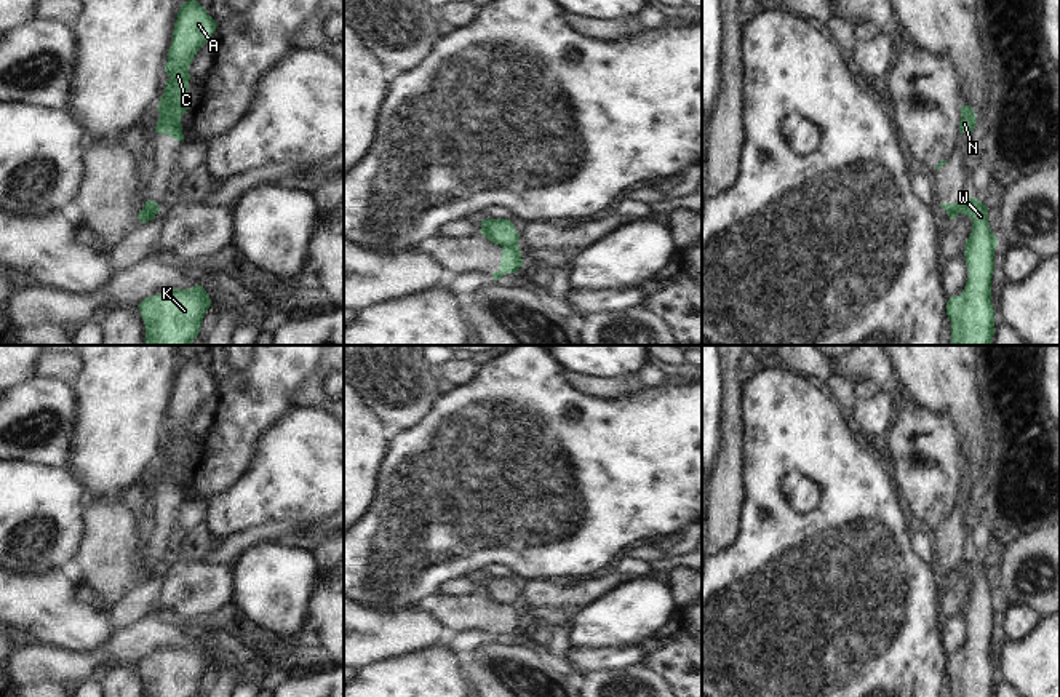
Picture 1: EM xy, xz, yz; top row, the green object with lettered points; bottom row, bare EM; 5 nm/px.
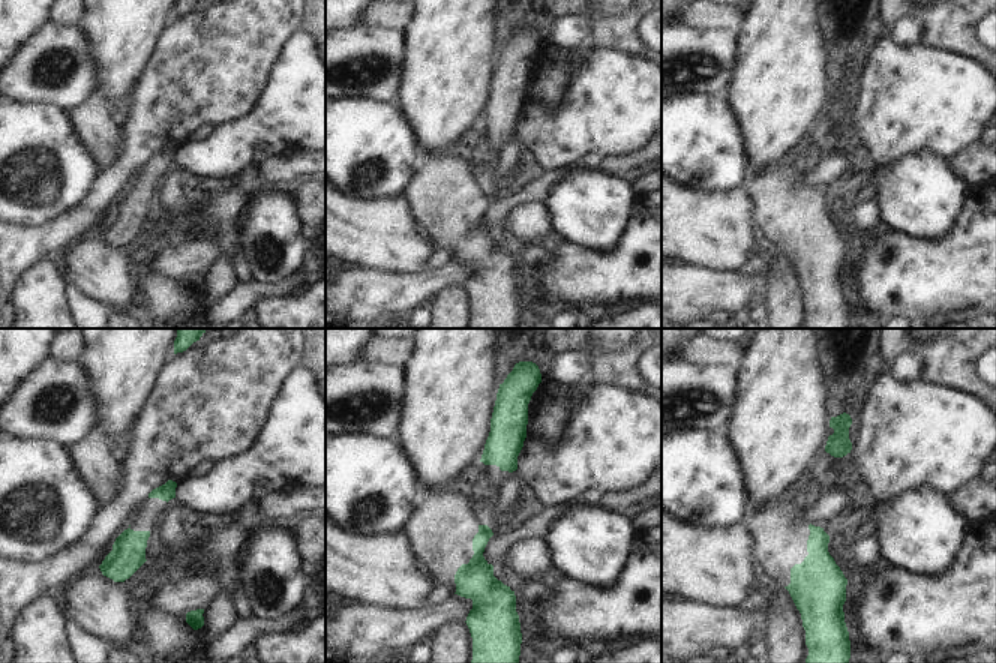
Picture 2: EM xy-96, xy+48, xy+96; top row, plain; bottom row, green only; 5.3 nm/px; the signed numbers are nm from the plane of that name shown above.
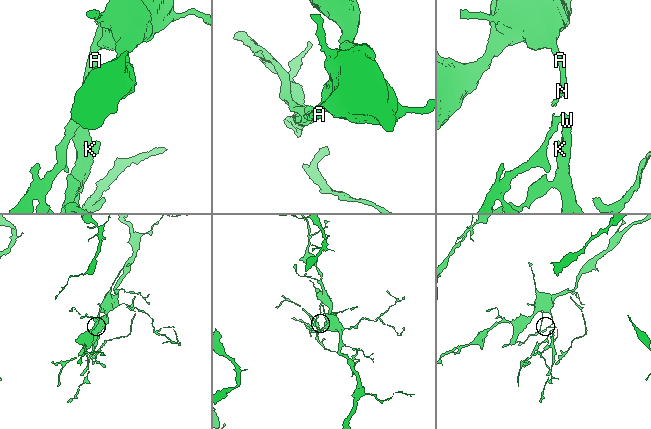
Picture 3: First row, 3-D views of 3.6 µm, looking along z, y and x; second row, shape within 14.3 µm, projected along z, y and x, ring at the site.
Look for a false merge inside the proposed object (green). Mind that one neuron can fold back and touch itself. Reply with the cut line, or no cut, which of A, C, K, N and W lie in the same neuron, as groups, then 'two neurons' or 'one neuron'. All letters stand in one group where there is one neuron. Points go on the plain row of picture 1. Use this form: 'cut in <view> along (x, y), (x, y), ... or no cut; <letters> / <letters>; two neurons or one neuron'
cut in xz along (515, 601), (502, 606); A C N / K W; two neurons

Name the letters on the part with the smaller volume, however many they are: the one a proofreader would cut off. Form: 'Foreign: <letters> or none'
Foreign: K, W

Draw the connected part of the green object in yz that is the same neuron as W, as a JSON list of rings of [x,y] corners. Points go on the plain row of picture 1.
[[[969,555],[959,566],[972,577],[972,590],[966,598],[966,625],[969,635],[959,654],[946,660],[951,679],[951,697],[993,697],[994,667],[991,662],[991,636],[998,596],[990,587],[988,568],[980,558]]]

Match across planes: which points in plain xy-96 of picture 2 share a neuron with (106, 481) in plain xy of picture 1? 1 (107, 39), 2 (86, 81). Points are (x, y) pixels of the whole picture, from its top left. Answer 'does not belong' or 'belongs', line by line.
1: belongs
2: does not belong

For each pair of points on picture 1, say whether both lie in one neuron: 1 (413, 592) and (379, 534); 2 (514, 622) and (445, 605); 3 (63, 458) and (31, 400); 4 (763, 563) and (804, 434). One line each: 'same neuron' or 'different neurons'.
1: same neuron
2: same neuron
3: same neuron
4: same neuron

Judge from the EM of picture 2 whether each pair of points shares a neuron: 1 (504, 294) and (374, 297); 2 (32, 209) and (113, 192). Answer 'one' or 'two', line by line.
1: two
2: two

